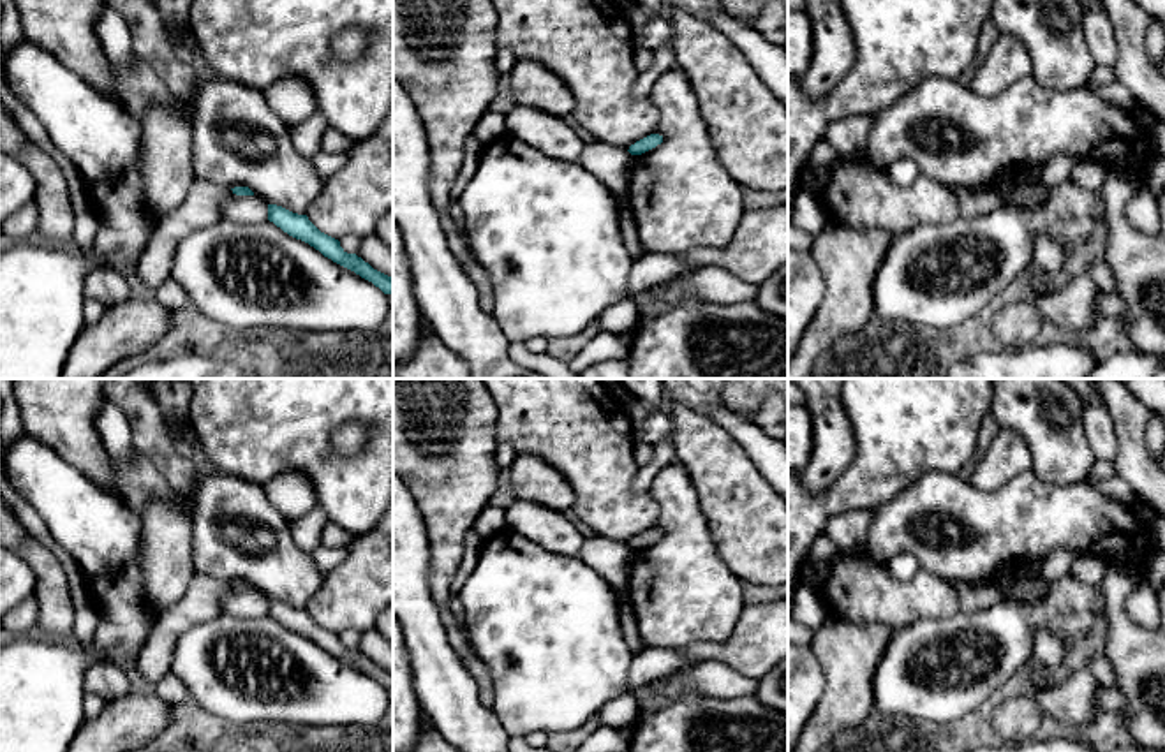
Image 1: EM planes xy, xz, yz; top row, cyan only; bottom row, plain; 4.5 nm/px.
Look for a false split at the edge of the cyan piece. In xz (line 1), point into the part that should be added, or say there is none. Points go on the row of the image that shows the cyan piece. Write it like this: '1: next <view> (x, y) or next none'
1: next none

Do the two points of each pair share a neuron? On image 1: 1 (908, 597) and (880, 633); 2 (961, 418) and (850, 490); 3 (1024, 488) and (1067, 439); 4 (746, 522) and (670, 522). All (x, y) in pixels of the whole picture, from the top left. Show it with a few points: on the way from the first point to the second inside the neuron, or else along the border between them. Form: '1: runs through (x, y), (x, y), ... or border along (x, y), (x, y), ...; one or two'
1: border along (845, 620), (853, 624), (887, 624), (894, 629); two
2: runs through (933, 418), (878, 469); one
3: border along (1031, 469), (1040, 478), (1056, 485), (1075, 483); two
4: border along (691, 483), (721, 560); two

